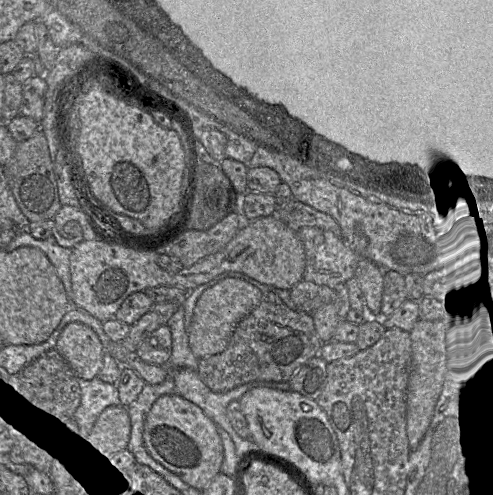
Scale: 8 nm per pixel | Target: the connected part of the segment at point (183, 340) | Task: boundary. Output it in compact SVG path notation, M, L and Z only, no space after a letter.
M182 305L168 320L167 324L172 336L172 354L170 364L173 369L188 368L197 370L199 360L195 357L189 346L188 333L185 328L185 315Z

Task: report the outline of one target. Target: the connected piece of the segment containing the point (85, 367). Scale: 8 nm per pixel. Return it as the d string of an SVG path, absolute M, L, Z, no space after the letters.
M72 322L64 328L55 349L79 380L86 381L98 376L107 353L95 331L81 322Z

